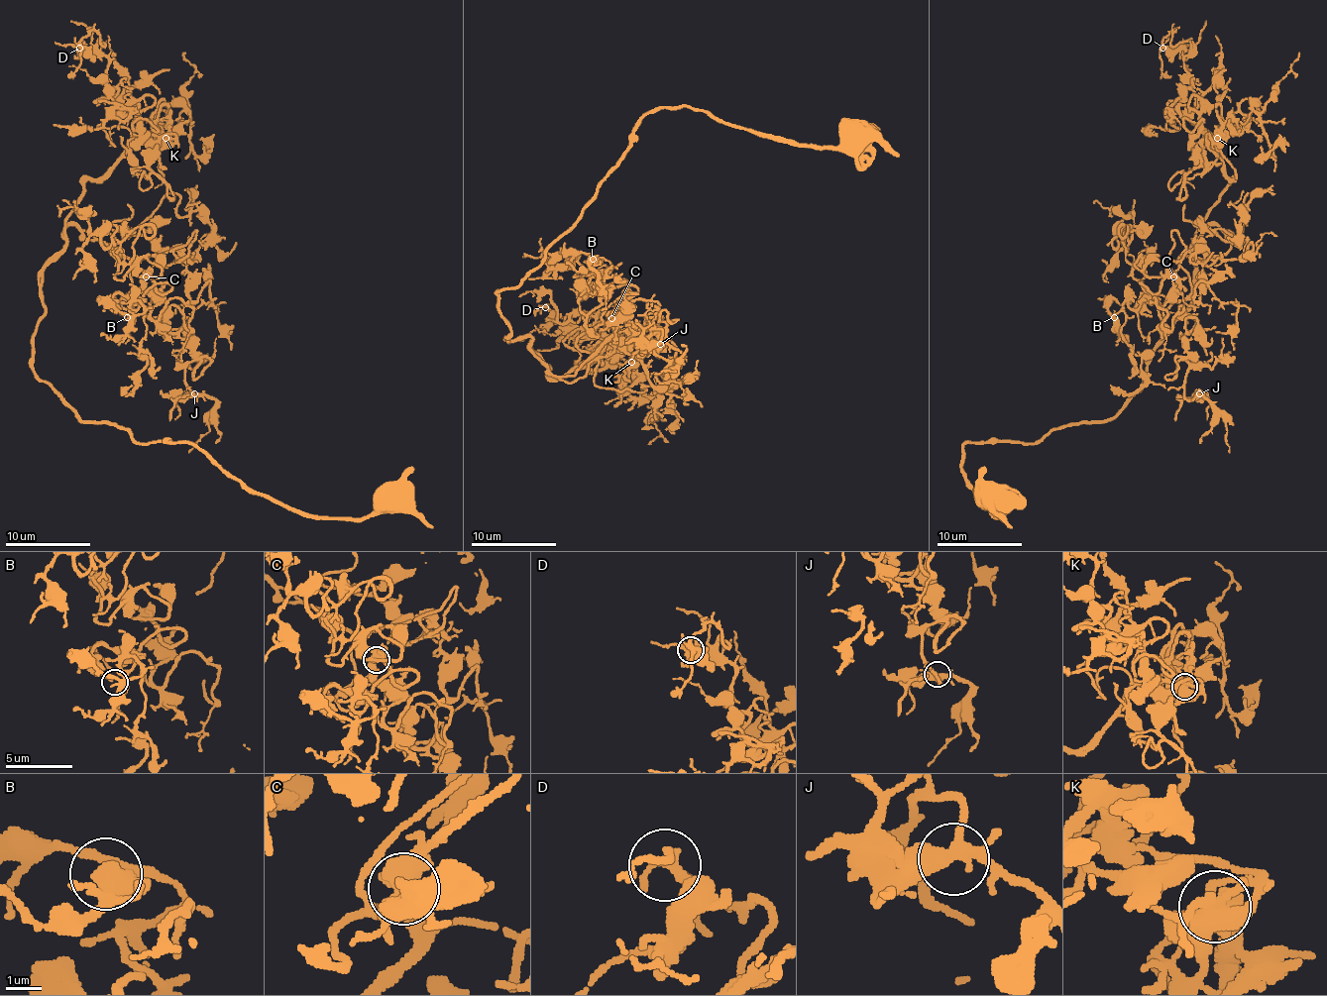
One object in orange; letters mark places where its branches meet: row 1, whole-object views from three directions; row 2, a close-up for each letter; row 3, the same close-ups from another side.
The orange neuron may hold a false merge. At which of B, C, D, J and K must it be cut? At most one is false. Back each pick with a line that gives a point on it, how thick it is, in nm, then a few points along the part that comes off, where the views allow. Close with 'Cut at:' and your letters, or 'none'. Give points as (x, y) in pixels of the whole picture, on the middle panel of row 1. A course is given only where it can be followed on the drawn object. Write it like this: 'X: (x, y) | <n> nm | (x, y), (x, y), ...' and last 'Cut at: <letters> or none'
K: (631, 362) | 600 nm | (630, 363), (626, 361), (619, 365), (603, 346), (595, 350), (595, 357), (586, 363), (575, 365), (573, 361)
Cut at: K

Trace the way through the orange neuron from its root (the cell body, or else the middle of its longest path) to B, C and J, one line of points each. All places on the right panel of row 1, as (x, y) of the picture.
B: (991, 496), (961, 449), (1112, 419), (1192, 243), (1231, 241), (1114, 317)
C: (991, 496), (1001, 518), (961, 449), (1112, 419), (1188, 308), (1192, 243), (1209, 226), (1231, 241), (1173, 276)
J: (991, 496), (961, 449), (1112, 419), (1216, 226), (1155, 298), (1194, 321), (1199, 393)

